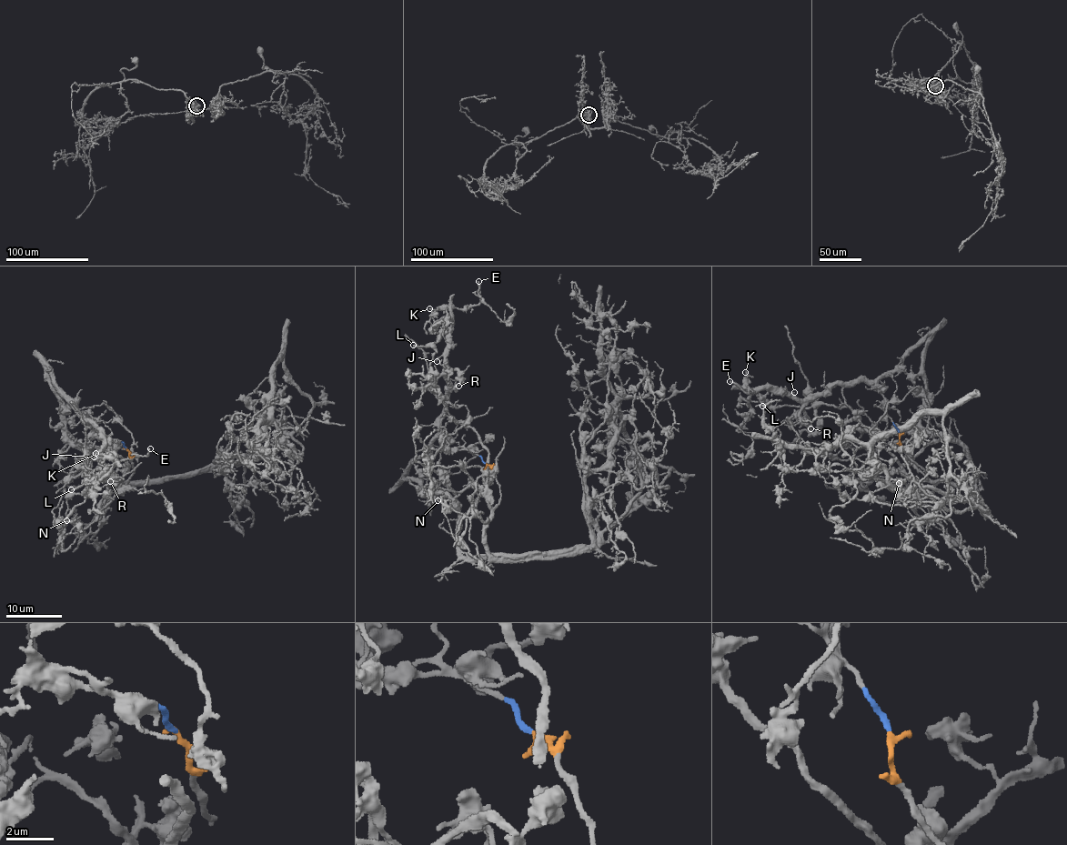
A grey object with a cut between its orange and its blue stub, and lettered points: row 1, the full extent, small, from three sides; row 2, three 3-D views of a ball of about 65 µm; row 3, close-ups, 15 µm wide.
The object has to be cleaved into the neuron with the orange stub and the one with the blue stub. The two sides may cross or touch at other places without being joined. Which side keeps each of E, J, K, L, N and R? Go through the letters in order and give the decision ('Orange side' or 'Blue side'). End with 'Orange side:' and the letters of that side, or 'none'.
E: Blue side
J: Blue side
K: Blue side
L: Orange side
N: Orange side
R: Blue side
Orange side: L, N

